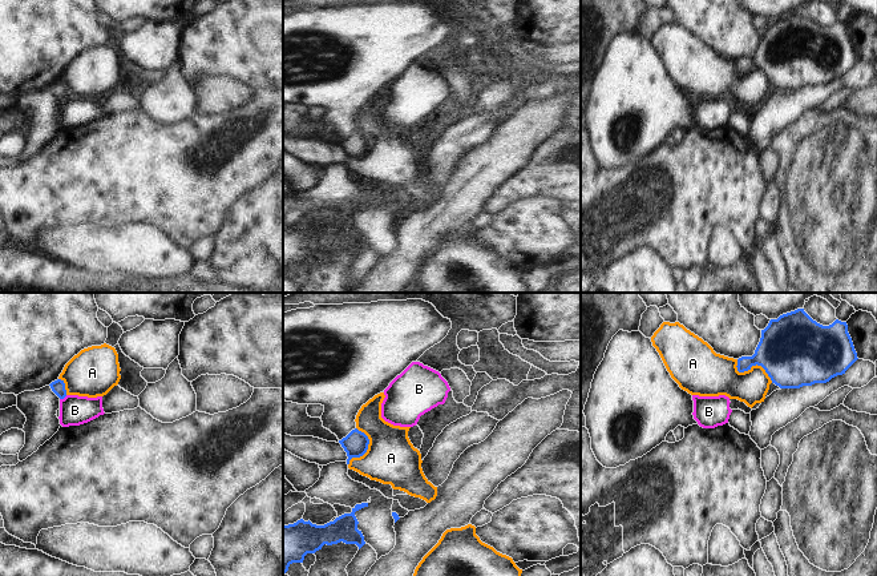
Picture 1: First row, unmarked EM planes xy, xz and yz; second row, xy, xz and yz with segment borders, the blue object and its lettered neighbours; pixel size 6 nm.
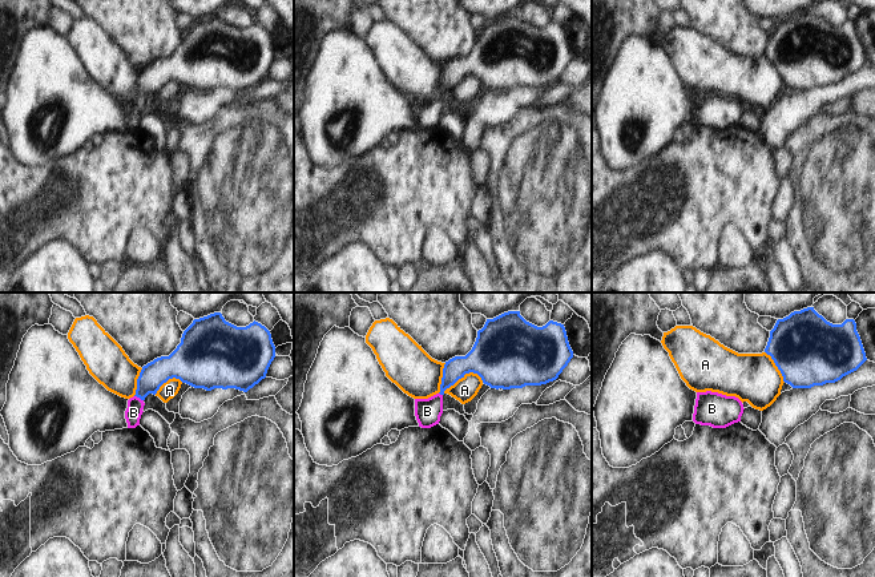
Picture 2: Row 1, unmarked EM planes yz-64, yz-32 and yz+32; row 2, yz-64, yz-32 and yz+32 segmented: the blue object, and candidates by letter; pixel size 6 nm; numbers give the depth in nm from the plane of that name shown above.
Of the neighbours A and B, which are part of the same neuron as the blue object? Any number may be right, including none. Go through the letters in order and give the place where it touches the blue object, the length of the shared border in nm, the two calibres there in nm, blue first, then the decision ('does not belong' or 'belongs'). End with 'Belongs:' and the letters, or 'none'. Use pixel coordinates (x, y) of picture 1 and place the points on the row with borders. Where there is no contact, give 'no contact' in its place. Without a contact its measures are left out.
A: contact yz (752, 365); length 260 nm; calibres 400 and 260 nm; does not belong
B: contact xy (63, 398); length 50 nm; calibres 80 and 180 nm; belongs
Belongs: B

